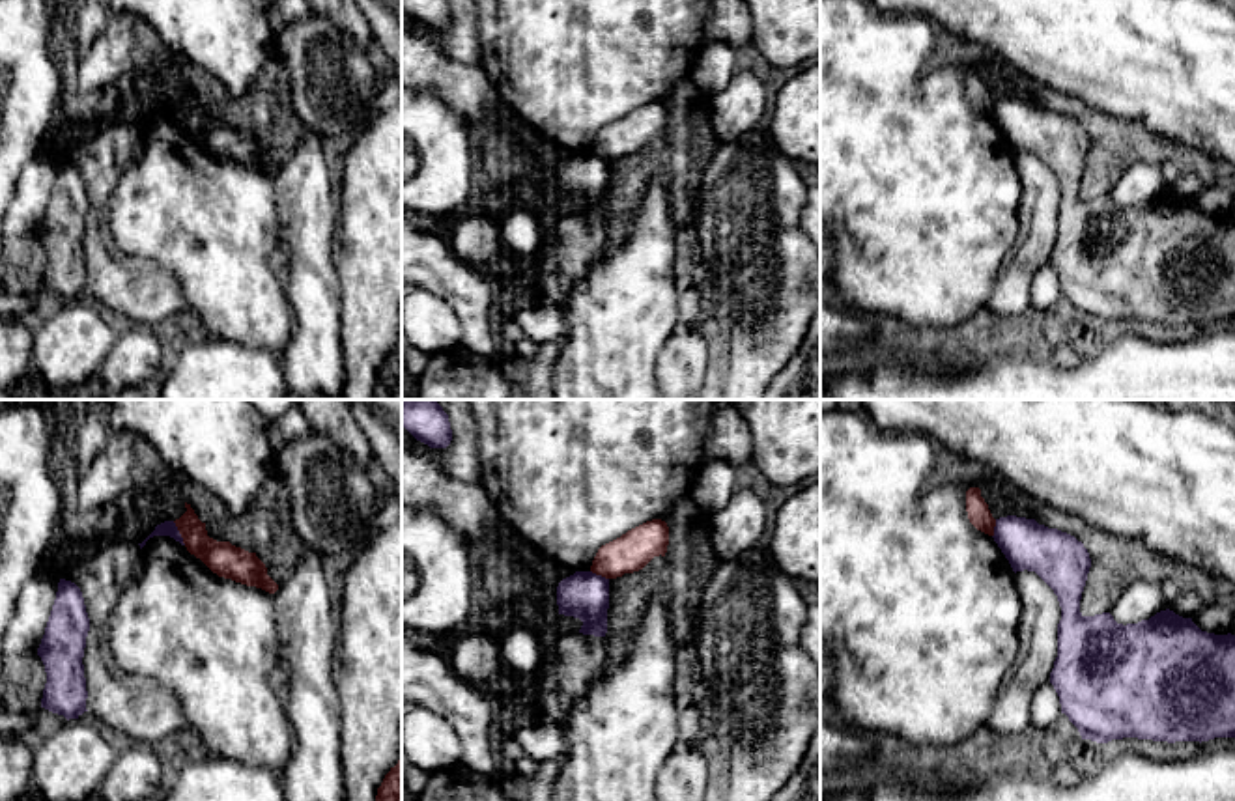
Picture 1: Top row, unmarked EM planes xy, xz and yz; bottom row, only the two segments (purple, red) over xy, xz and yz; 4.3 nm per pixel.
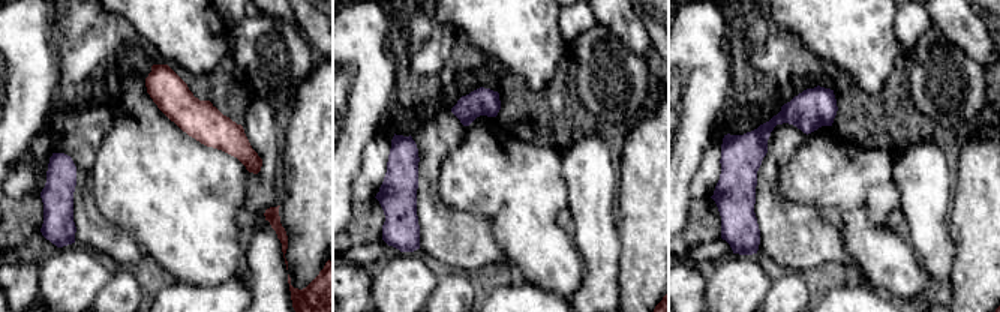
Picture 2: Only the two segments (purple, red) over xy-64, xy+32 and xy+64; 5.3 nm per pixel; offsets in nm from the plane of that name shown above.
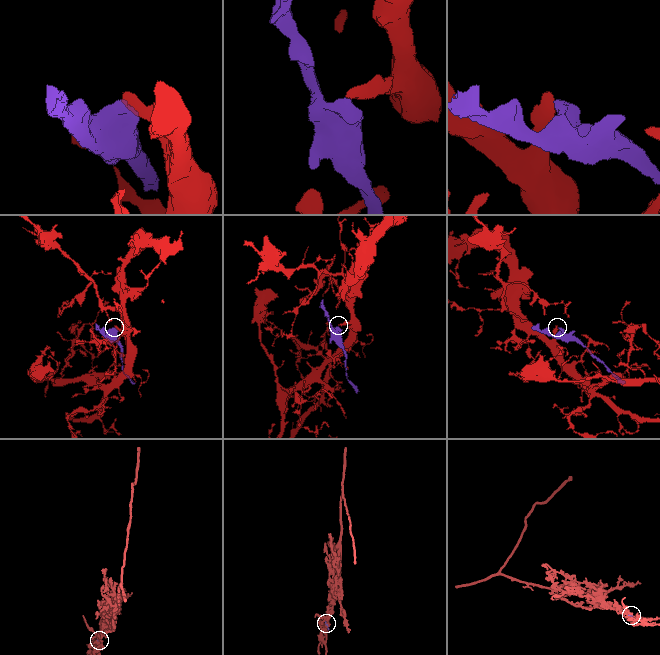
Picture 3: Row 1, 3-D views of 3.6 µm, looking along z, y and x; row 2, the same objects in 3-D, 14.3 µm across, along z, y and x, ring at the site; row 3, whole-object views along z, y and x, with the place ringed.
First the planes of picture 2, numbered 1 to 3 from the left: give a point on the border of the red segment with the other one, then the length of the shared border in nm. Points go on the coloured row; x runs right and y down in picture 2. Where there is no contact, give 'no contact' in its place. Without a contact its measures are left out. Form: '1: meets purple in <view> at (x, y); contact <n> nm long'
1: no contact
2: no contact
3: no contact

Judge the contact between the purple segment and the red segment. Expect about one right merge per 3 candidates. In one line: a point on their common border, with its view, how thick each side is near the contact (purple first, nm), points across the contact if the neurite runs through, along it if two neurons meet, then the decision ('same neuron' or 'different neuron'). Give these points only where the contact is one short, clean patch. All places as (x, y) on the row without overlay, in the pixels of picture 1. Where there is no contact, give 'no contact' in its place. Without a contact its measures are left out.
contact xy (178, 114); calibres 60 and 150 nm; border xy (172, 103), (185, 126); different neuron

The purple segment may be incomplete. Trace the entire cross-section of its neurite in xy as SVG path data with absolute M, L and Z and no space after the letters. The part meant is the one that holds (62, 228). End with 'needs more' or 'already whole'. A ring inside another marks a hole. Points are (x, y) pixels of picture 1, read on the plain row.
M60 161L56 181L37 230L47 254L41 289L78 301L86 291L84 230L90 213L80 170Z; already whole

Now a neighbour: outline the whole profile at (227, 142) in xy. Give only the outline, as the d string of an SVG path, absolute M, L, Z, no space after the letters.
M185 84L185 90L187 93L174 105L191 136L200 140L219 159L256 168L269 176L278 172L278 166L267 157L267 149L256 134L209 119L206 105L198 101L191 86Z

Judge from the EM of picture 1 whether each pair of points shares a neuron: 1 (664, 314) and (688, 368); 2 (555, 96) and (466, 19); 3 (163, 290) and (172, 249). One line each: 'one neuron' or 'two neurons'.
1: two neurons
2: two neurons
3: two neurons

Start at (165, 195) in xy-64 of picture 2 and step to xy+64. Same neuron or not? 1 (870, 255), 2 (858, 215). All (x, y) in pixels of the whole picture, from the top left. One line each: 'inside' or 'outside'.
1: inside
2: inside

